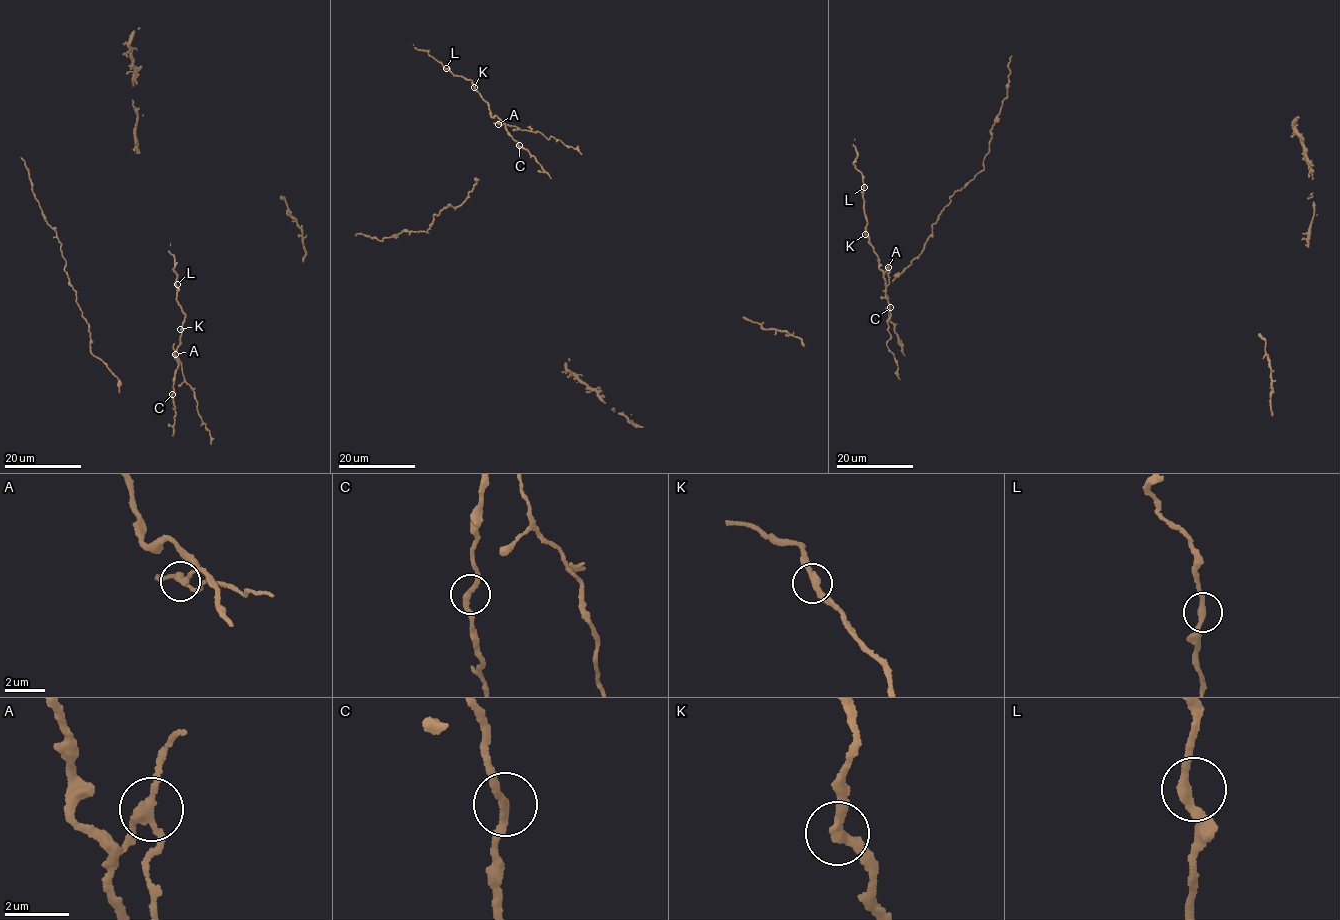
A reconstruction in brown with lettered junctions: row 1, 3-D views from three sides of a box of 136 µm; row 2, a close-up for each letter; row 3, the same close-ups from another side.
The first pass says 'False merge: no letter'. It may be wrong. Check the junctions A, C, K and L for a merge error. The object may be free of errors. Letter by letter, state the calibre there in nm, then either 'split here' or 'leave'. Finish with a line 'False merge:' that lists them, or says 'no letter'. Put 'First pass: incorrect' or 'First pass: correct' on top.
First pass: incorrect
A: 240 nm thick; split here
C: 240 nm thick; leave
K: 280 nm thick; leave
L: 280 nm thick; leave
False merge: A

